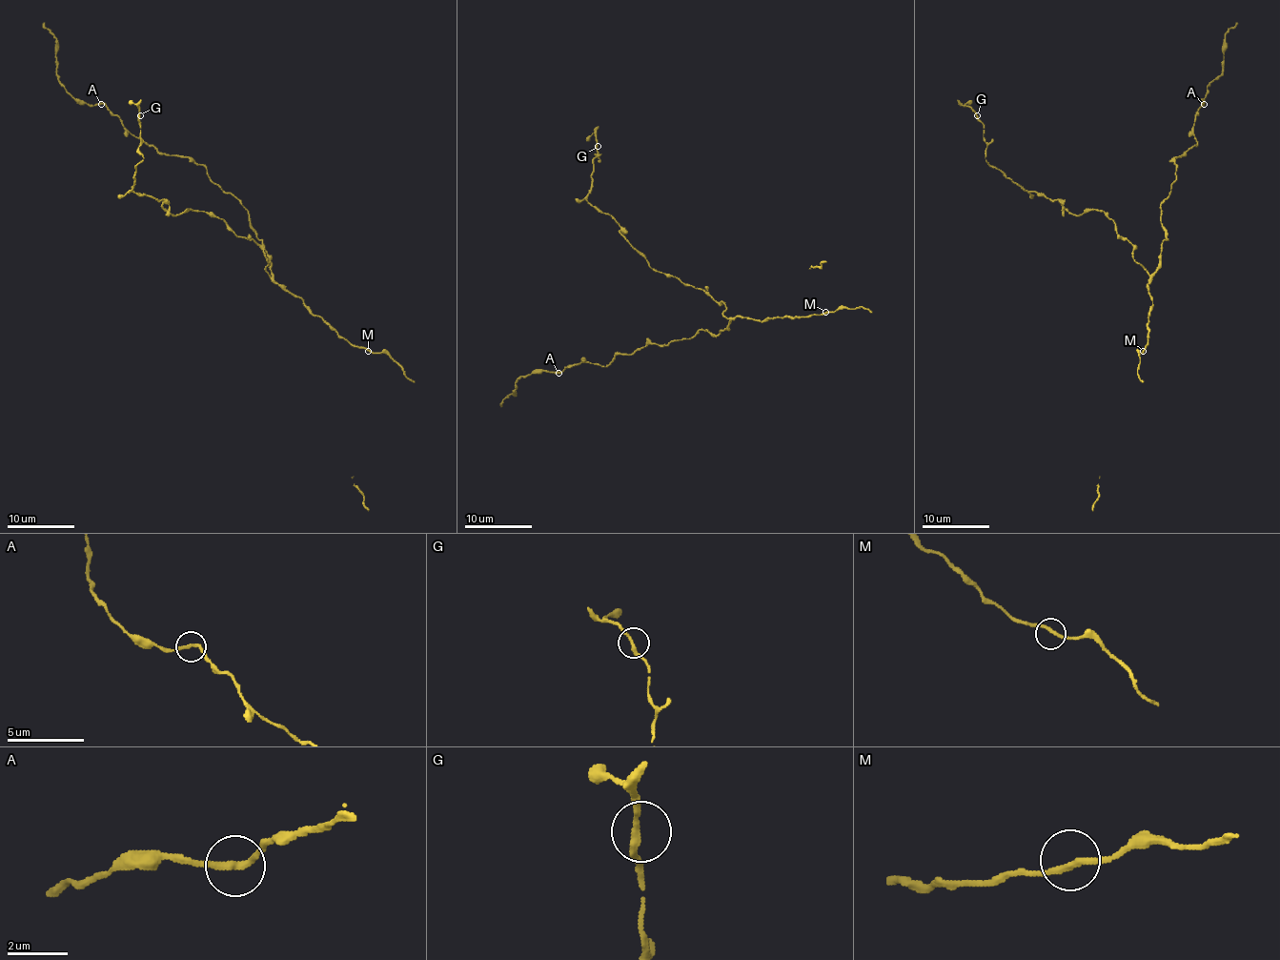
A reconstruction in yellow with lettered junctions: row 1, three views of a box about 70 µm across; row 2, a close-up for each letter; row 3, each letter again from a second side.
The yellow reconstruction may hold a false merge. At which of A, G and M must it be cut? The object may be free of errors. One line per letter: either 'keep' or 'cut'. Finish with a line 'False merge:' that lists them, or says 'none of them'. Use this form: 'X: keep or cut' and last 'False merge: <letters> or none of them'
A: keep
G: keep
M: keep
False merge: none of them

